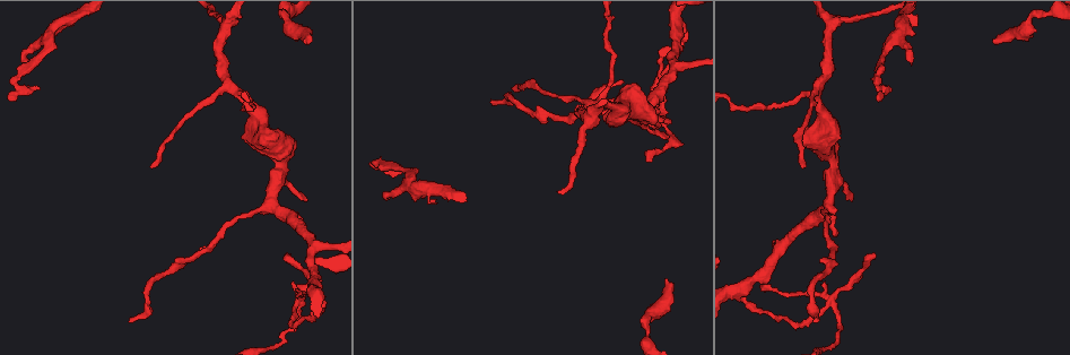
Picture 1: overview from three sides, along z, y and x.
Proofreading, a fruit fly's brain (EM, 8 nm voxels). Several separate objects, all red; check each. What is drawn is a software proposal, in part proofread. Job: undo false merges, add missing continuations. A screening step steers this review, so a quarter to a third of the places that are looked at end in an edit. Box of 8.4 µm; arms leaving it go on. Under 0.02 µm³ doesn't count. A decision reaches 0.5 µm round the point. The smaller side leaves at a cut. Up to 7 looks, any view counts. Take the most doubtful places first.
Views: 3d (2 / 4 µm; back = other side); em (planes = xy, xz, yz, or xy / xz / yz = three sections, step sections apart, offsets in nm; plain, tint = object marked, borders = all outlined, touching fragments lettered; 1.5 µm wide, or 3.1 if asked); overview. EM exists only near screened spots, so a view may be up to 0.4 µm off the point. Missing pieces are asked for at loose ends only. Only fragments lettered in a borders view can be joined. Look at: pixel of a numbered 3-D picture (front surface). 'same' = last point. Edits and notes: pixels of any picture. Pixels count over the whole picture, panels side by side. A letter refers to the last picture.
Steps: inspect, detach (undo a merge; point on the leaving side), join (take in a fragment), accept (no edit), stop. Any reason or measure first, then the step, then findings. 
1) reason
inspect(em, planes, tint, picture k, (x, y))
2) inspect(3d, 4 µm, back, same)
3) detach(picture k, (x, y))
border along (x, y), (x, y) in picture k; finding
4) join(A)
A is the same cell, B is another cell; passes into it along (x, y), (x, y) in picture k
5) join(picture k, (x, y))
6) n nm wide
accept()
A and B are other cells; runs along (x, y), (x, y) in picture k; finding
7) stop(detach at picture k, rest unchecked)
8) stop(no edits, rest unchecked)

branch stops here
inspect(em, xz, step 8, tint, picture 1, (994, 43))

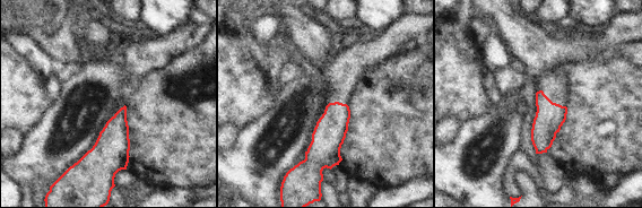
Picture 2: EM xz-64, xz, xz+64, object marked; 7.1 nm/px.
inspect(em, xy, step 8, borders, same)

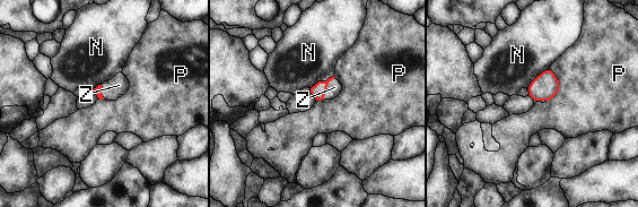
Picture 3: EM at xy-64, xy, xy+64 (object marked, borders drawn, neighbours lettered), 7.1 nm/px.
join(Z)
Z is the same cell, N and P are other cells; passes into it along (318, 91), (325, 88), (334, 87) in picture 3; the cell continues

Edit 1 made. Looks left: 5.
free end
inspect(em, planes, plain, picture 1, (151, 166))

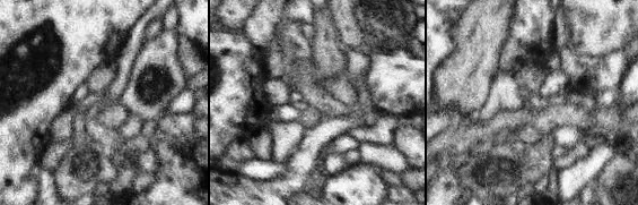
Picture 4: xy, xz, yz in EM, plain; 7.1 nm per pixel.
inspect(em, planes, borders, same)

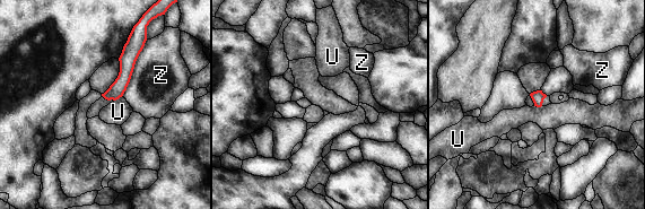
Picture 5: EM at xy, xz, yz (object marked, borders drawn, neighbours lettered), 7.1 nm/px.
90 nm wide
accept()
U and Z are other cells; border along (122, 95), (114, 101) in picture 5; none of them fits

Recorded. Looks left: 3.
arms part here
inspect(em, yz, step 4, tint, picture 1, (828, 300))

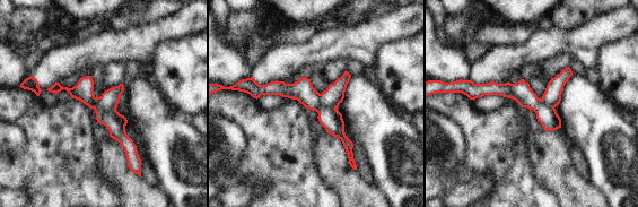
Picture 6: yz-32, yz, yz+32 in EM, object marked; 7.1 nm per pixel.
another direction
inspect(em, planes, borders, same)

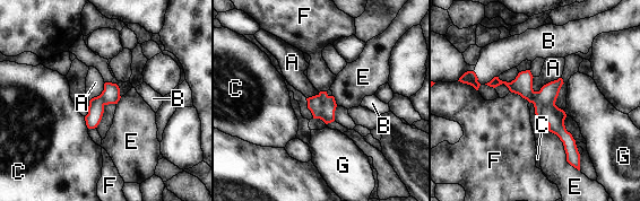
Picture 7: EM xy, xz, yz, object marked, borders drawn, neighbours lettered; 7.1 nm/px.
130 nm wide
detach(picture 7, (328, 103))
A, B, C, E, F and G are other cells; border along (318, 95), (327, 123) in picture 7; two cells meet here

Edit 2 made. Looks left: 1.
stop(join at picture 3, detach at picture 7, rest unchecked)

